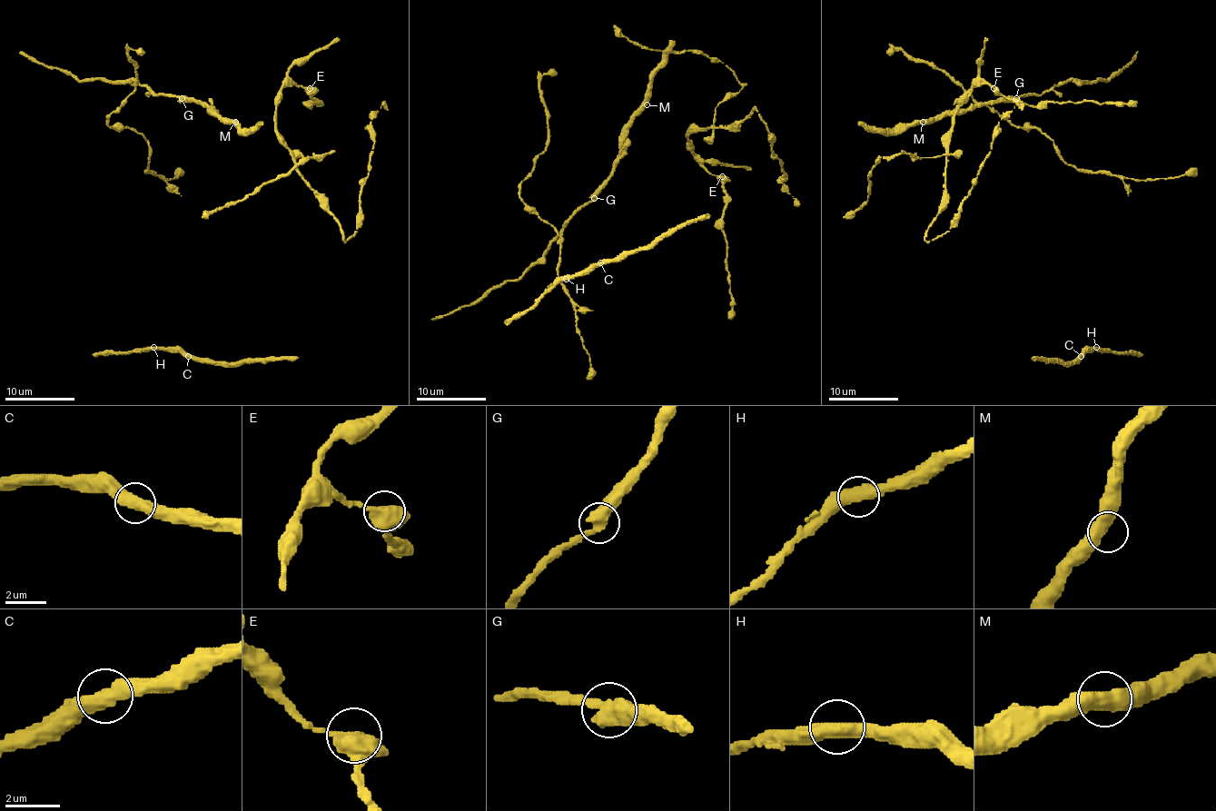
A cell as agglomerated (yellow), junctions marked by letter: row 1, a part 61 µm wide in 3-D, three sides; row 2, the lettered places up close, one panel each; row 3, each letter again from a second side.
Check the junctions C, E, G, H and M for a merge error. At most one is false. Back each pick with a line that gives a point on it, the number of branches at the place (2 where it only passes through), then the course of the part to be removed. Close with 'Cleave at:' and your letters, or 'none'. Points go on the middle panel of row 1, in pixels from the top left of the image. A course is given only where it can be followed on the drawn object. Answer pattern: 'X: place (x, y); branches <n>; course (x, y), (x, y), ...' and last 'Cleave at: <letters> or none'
G: place (594, 198); branches 2; course (593, 199), (568, 222), (546, 251), (520, 277), (505, 281), (475, 301), (431, 319)
Cleave at: G

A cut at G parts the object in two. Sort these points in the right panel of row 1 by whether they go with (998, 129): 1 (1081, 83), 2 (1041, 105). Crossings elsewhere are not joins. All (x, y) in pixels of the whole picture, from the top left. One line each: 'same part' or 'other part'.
1: other part
2: same part

